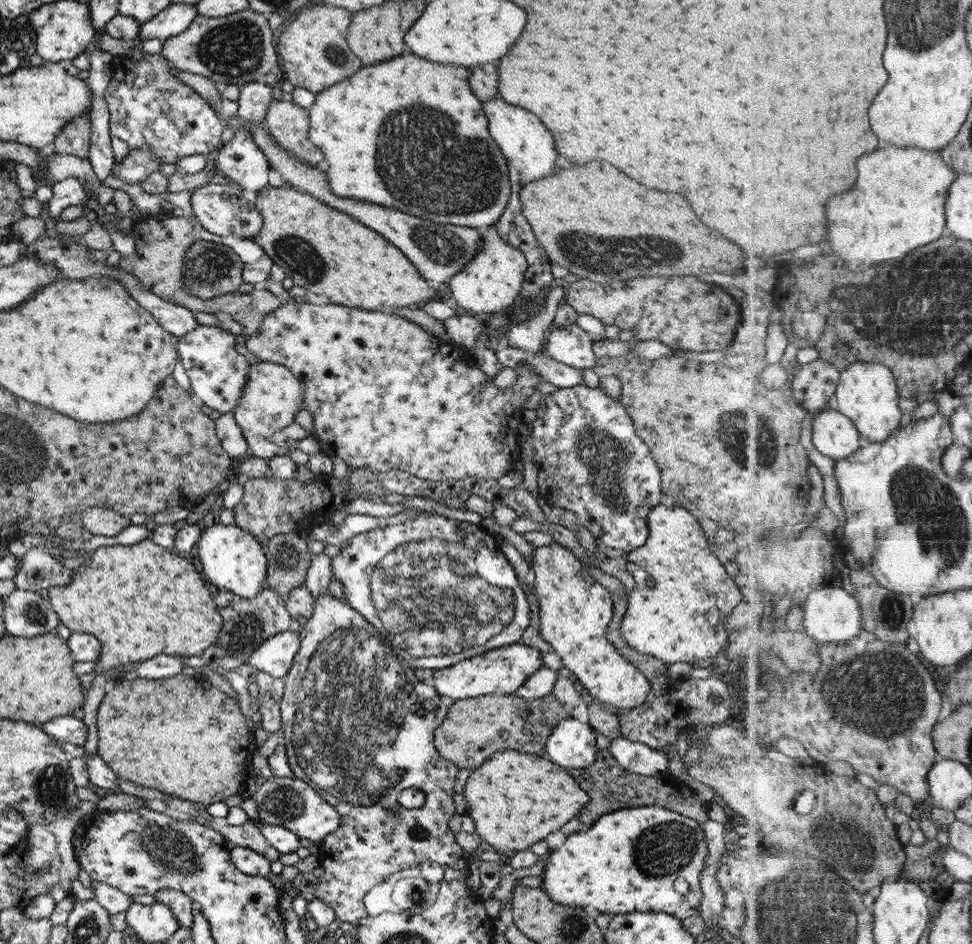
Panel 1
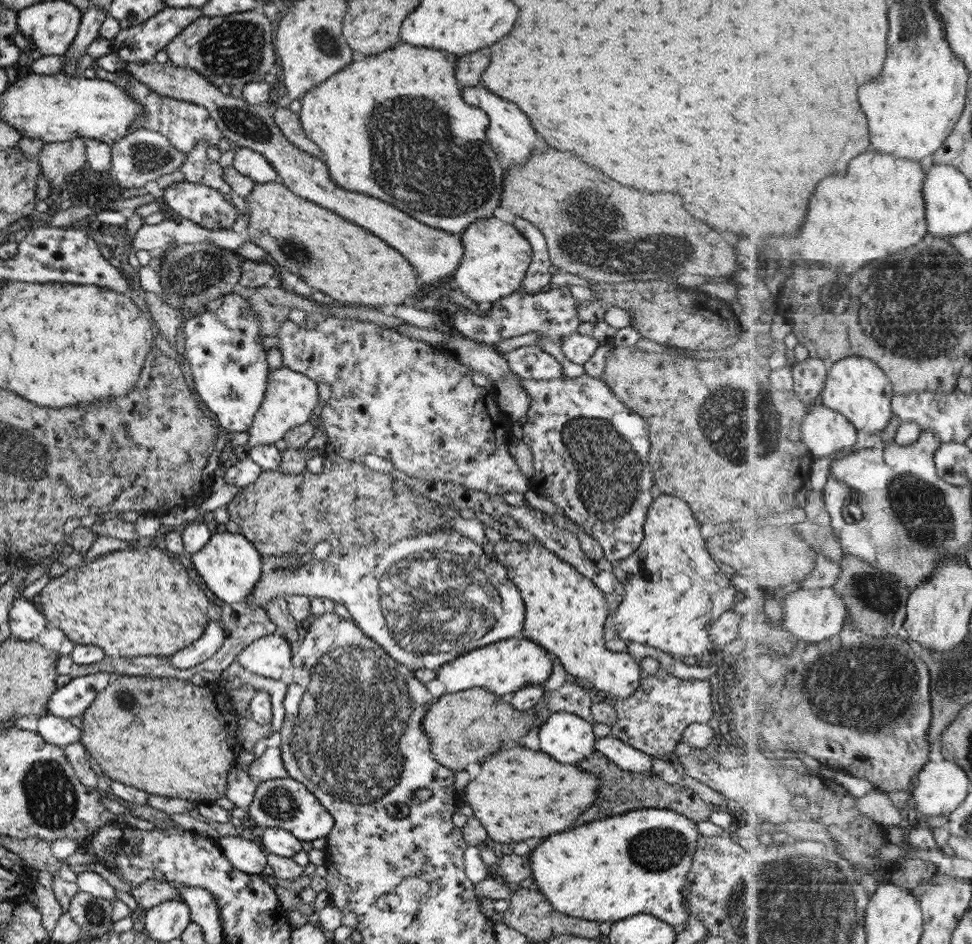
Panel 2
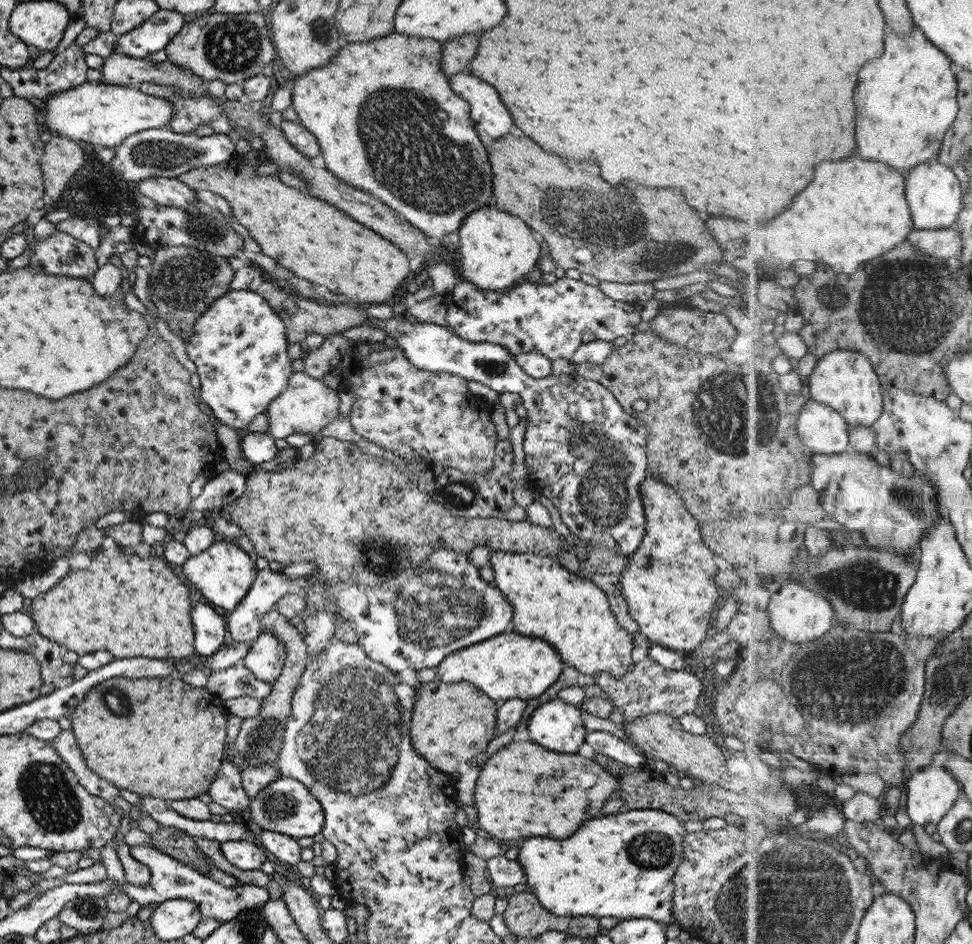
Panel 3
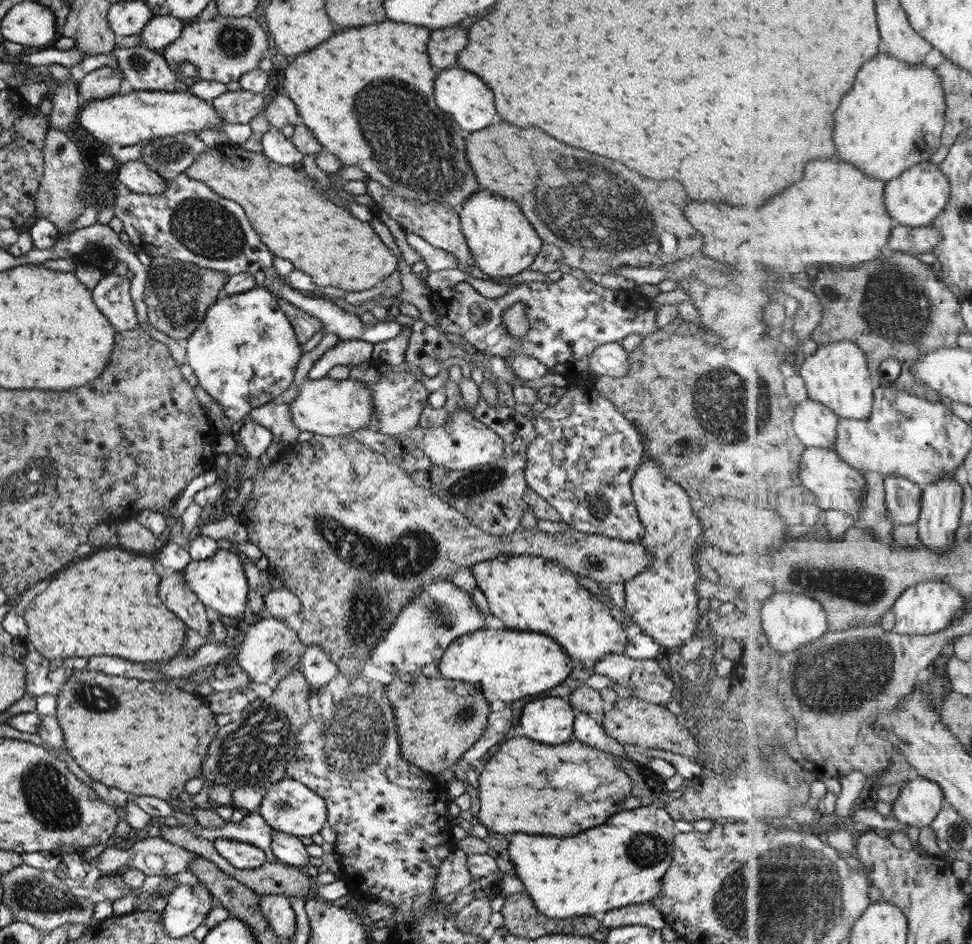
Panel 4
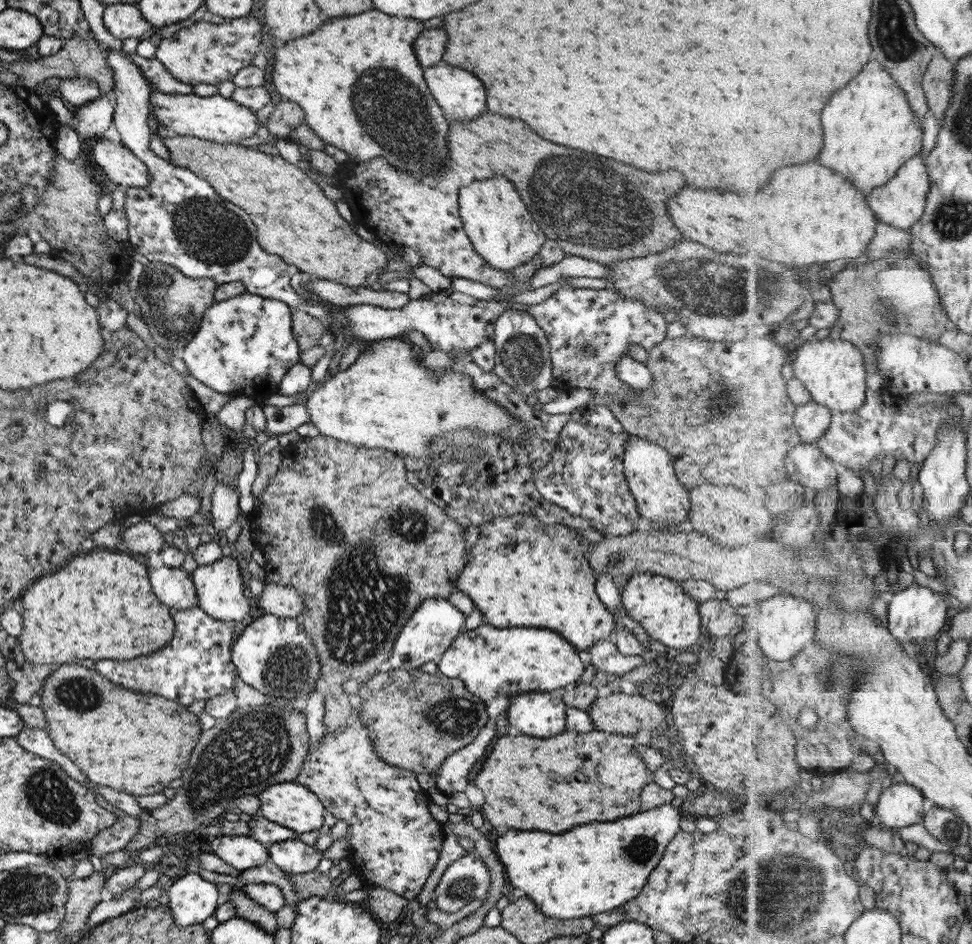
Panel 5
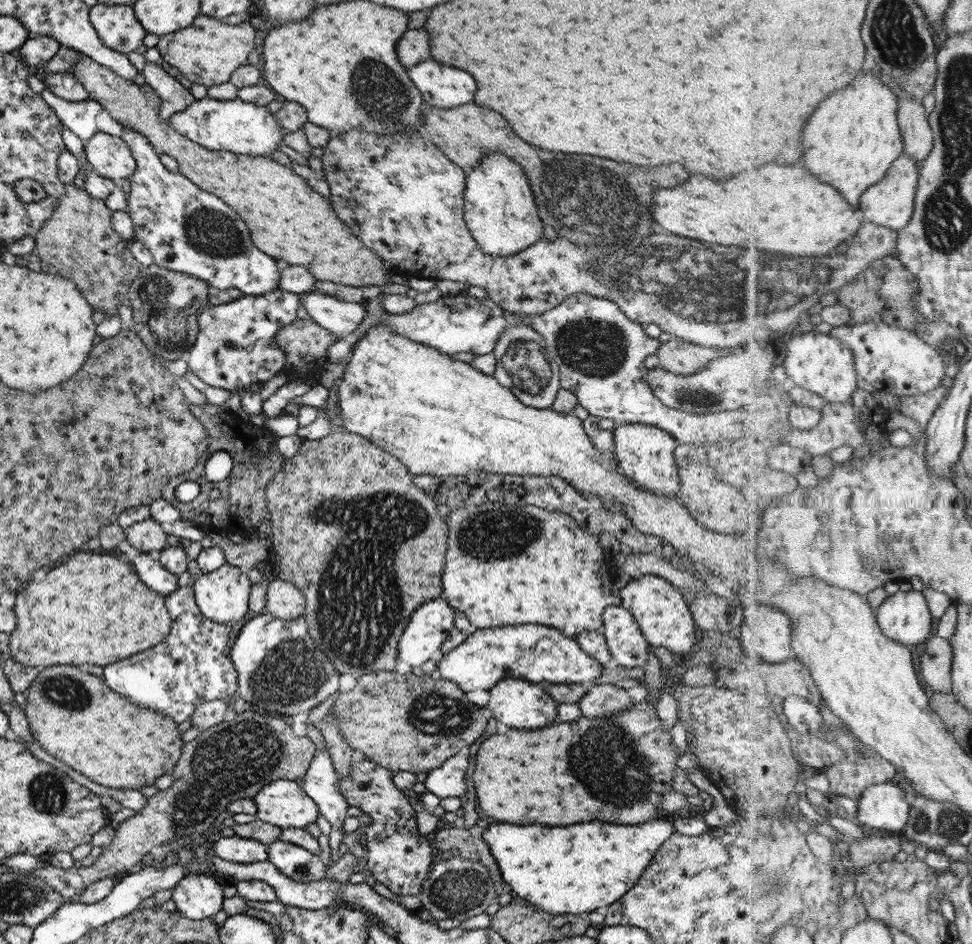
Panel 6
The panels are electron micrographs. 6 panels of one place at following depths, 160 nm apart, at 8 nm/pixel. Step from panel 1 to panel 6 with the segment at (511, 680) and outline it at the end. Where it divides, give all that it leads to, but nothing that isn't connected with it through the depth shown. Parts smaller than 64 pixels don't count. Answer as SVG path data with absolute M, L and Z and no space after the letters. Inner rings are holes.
M517 624L509 628L475 629L458 646L436 658L435 675L454 682L462 693L466 693L469 690L489 690L495 683L505 679L521 679L539 686L541 683L591 686L601 669L602 666L594 658L587 656L574 638L565 636L554 628L545 628L543 625Z

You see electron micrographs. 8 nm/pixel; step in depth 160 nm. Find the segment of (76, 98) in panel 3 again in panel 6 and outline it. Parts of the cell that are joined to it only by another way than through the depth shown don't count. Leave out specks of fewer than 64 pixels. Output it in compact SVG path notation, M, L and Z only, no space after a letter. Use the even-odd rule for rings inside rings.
M237 98L225 101L195 99L189 107L172 114L169 122L175 132L203 148L249 156L269 156L273 150L278 150L284 135L284 130L265 107Z

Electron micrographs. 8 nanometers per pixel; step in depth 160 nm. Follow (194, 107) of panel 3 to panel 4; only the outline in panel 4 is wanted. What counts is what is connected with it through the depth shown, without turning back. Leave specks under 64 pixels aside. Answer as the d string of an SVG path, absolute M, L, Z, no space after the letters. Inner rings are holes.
M239 89L223 92L211 100L211 108L219 113L223 123L248 124L249 120L264 109L263 96Z

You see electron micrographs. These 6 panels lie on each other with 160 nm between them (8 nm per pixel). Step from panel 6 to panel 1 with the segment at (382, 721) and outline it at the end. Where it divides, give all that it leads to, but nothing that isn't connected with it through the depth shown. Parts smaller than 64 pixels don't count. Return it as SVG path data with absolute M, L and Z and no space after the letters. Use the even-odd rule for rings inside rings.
M513 694L477 695L470 699L454 700L453 704L446 709L442 724L433 731L433 744L441 758L451 761L457 768L471 770L481 766L483 760L487 760L493 752L499 752L499 750L517 750L517 752L529 750L529 754L537 754L539 750L544 750L544 744L551 729L567 718L573 717L567 714L563 704L559 704L551 694L533 700L523 700Z

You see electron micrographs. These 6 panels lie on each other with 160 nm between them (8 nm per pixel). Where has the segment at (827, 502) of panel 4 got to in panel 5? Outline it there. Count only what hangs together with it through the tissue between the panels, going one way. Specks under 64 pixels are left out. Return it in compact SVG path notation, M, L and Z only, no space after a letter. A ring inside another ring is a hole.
M803 442L793 448L786 458L790 479L816 491L838 486L841 467L834 463L817 444Z

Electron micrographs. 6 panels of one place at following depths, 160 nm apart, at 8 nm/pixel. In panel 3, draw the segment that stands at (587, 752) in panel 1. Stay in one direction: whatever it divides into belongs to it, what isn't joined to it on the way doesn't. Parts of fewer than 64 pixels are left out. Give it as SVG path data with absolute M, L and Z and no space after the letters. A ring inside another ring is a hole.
M556 698L531 712L526 730L531 741L548 751L575 754L585 738L582 717L577 705Z

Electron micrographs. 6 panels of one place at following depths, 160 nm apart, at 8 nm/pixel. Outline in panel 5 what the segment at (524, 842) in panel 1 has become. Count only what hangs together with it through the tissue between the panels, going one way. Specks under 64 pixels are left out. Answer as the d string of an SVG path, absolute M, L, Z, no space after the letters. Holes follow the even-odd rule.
M595 728L586 733L563 730L547 738L501 736L473 780L485 796L483 816L491 826L559 834L577 824L635 814L640 811L640 789L649 784L653 774L648 773L634 747L631 736Z

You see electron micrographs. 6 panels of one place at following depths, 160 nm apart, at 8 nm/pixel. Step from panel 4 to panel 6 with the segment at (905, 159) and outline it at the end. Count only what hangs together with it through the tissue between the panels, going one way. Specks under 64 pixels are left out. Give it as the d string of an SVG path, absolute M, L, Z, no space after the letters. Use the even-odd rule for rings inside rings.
M876 71L861 73L845 90L839 90L827 98L817 108L815 116L811 116L811 124L807 124L807 132L803 134L803 148L807 150L805 166L811 168L819 180L833 184L849 204L859 207L863 193L885 179L898 156L906 152L902 129L898 123L899 103L898 93L887 87Z

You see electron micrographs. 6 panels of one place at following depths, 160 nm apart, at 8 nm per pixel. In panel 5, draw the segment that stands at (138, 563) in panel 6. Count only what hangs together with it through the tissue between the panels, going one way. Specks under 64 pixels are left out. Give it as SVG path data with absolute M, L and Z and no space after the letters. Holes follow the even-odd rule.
M147 566L147 578L151 582L153 594L168 609L186 609L197 604L195 589L190 576L180 567L150 568Z

